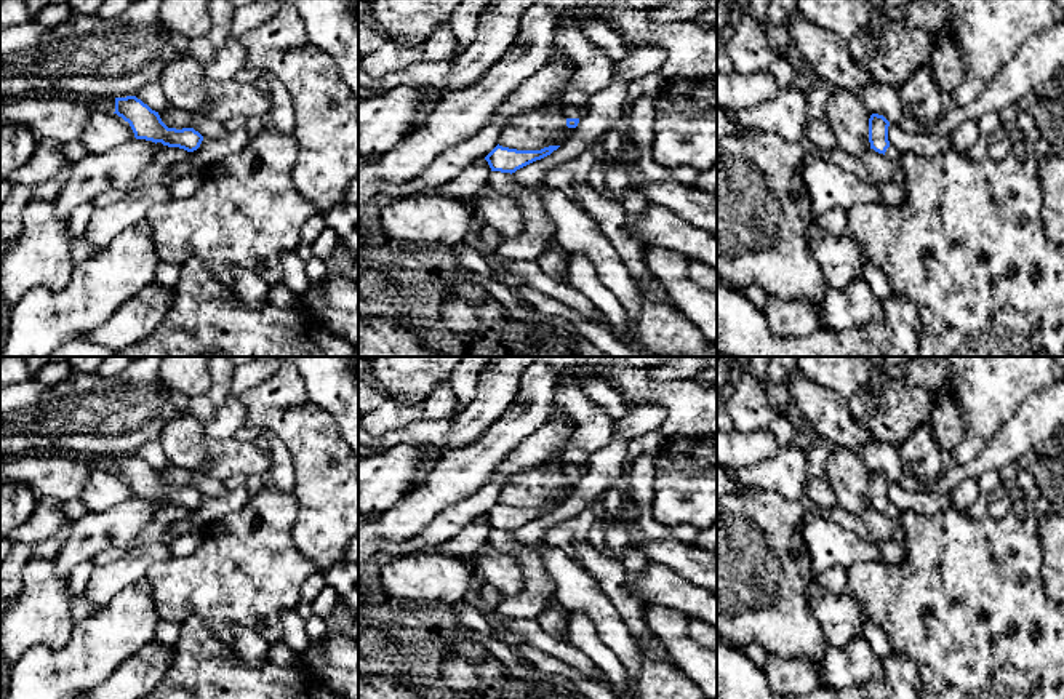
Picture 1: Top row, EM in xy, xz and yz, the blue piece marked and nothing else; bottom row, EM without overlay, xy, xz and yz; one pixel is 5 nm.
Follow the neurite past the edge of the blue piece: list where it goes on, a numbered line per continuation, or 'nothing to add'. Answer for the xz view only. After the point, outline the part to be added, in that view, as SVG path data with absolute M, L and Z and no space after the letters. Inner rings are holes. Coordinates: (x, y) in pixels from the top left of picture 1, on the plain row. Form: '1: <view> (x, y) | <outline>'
1: xz (570, 469) | M562 464L563 472L566 477L584 477L589 472L589 464L586 465L576 465L576 464Z

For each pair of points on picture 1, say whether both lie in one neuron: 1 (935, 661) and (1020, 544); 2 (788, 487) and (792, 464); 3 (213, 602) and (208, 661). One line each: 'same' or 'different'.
1: same
2: same
3: different

